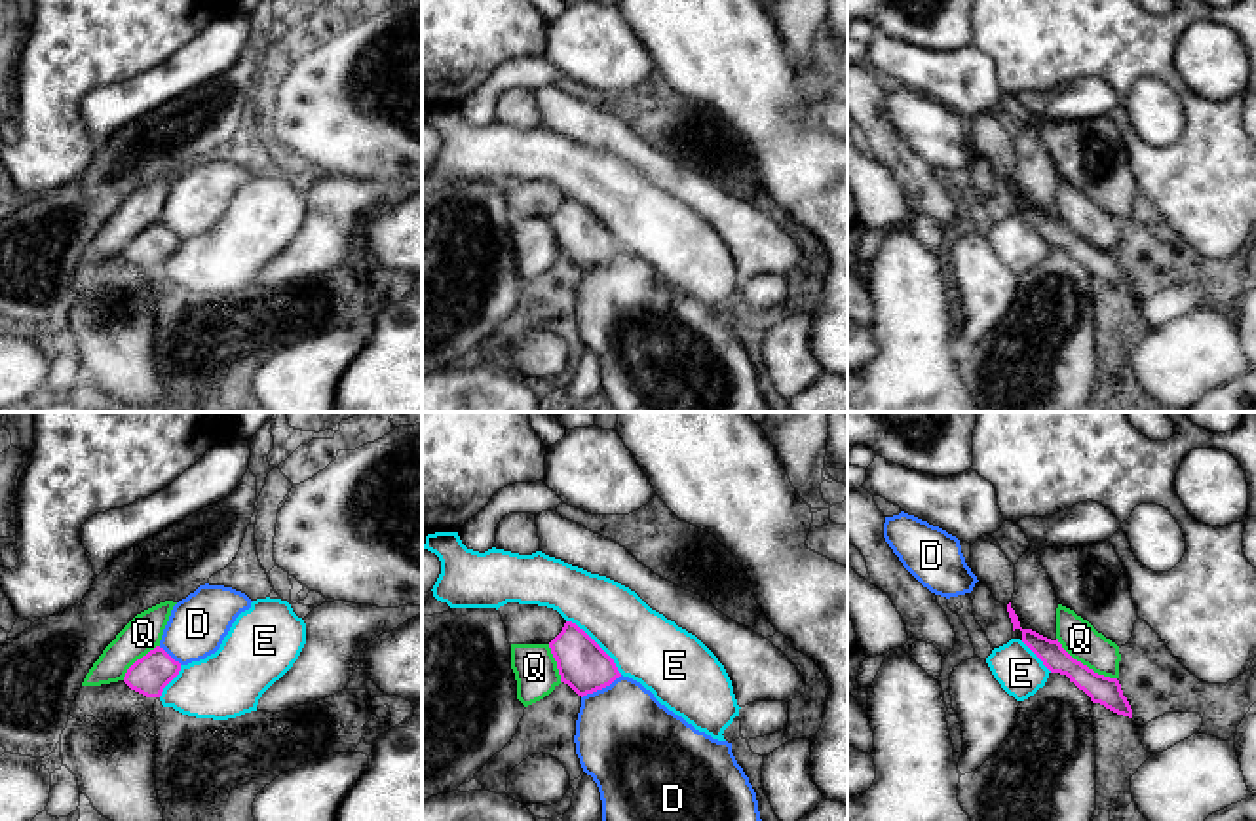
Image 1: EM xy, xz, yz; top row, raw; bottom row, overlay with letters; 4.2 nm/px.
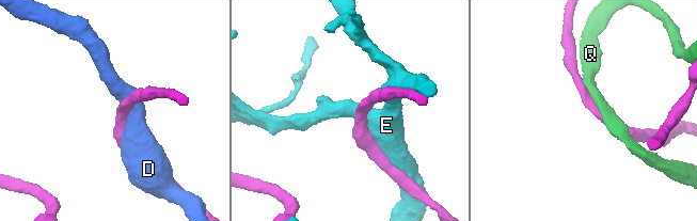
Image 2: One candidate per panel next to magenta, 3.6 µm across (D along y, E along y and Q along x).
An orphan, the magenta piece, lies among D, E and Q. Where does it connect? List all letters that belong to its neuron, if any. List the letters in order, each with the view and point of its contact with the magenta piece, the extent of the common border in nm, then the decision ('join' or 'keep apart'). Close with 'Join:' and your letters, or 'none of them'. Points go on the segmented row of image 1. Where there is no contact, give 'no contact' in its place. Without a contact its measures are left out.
D: xz (601, 688) | 200 nm | keep apart
E: xz (597, 645) | 340 nm | keep apart
Q: yz (1085, 666) | 320 nm | join
Join: Q

